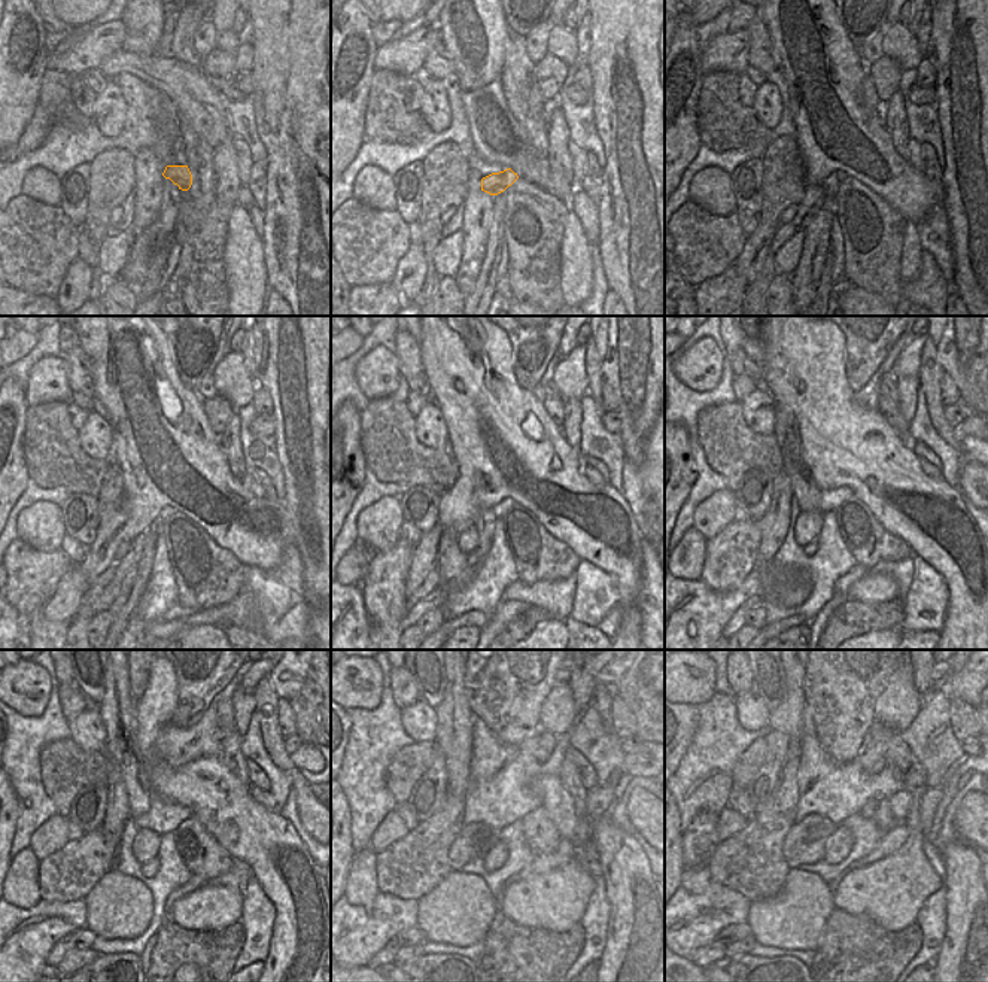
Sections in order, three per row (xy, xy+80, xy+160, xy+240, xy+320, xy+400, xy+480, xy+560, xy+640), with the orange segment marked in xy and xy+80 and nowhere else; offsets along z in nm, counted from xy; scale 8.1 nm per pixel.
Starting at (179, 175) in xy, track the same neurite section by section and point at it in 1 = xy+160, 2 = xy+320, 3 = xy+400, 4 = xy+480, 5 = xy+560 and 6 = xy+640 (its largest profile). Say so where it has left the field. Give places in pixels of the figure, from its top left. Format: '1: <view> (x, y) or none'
1: xy+160 (815, 194)
2: xy+320 (435, 599)
3: xy+400 (738, 619)
4: xy+480 (66, 944)
5: xy+560 (388, 952)
6: xy+640 (713, 952)

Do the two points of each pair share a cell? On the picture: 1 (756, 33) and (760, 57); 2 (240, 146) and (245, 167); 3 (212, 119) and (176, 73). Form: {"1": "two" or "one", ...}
{"1": "one", "2": "one", "3": "one"}

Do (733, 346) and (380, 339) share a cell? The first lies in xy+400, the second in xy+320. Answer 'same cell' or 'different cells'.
different cells

